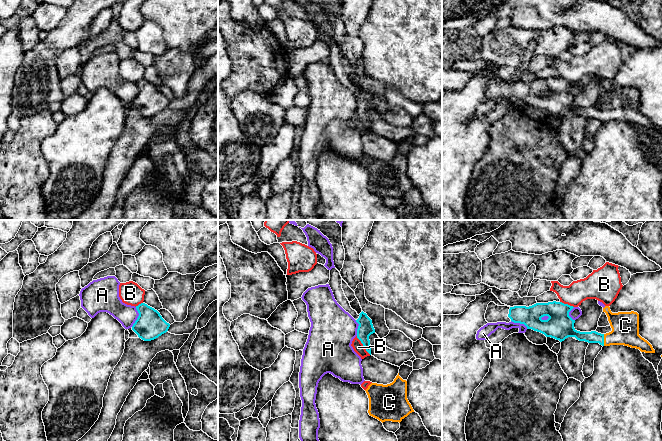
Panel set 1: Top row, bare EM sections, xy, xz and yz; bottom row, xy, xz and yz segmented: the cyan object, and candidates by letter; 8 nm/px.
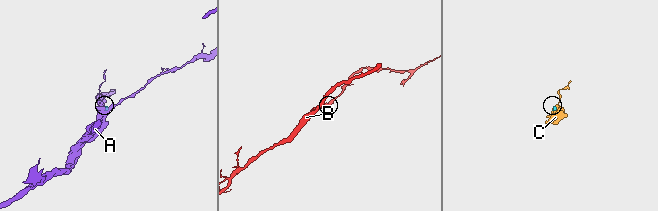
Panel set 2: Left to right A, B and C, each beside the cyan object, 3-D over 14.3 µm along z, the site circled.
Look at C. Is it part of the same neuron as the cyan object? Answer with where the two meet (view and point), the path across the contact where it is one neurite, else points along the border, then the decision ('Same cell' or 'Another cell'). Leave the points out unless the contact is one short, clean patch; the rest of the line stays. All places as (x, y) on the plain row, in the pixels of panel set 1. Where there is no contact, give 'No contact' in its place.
Touches cyan at yz (603, 116). Path across: yz (591, 113), (598, 113), (603, 116), (612, 114), (625, 101). Same cell

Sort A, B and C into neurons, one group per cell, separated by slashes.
A / B / C

